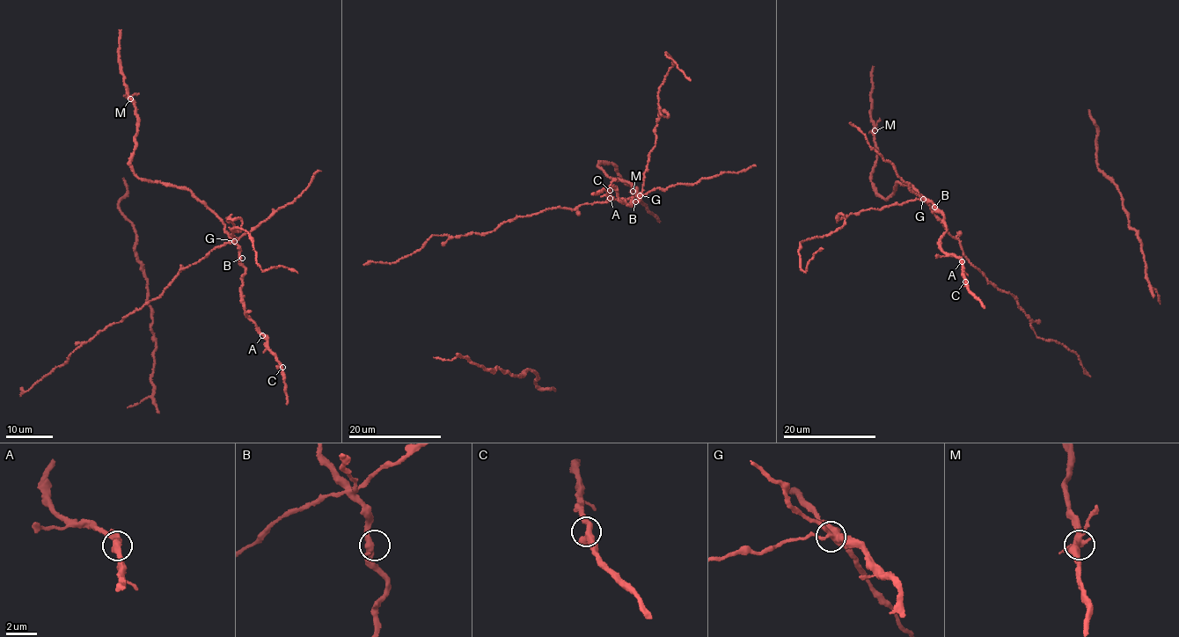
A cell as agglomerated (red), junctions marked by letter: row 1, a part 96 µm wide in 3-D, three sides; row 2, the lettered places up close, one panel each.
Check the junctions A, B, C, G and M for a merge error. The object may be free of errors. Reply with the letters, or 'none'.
G

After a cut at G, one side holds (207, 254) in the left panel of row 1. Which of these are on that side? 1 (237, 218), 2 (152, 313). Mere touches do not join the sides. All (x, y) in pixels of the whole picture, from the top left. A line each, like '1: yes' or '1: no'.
1: no
2: no

